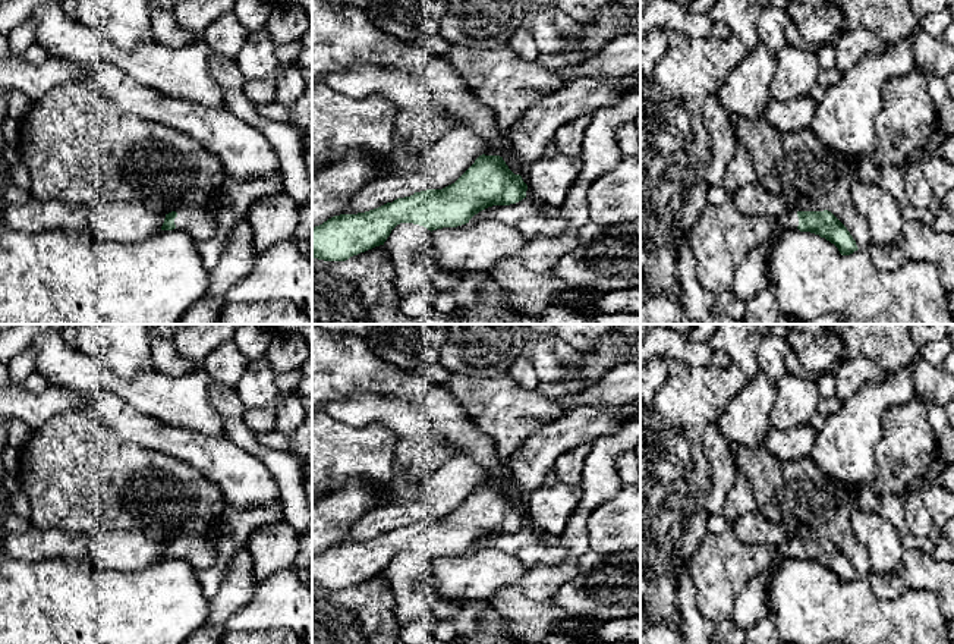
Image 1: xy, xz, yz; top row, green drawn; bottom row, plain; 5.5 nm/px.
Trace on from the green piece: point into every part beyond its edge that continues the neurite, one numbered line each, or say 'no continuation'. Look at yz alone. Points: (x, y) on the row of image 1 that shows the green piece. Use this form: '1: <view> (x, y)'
1: yz (789, 220)

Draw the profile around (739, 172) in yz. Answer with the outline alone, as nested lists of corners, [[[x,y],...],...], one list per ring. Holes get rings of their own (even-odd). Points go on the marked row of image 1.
[[[737,141],[734,153],[727,163],[721,186],[733,197],[739,188],[749,183],[758,183],[753,160],[746,147]]]

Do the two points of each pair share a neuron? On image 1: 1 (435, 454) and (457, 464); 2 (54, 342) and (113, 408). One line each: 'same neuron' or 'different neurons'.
1: different neurons
2: different neurons

